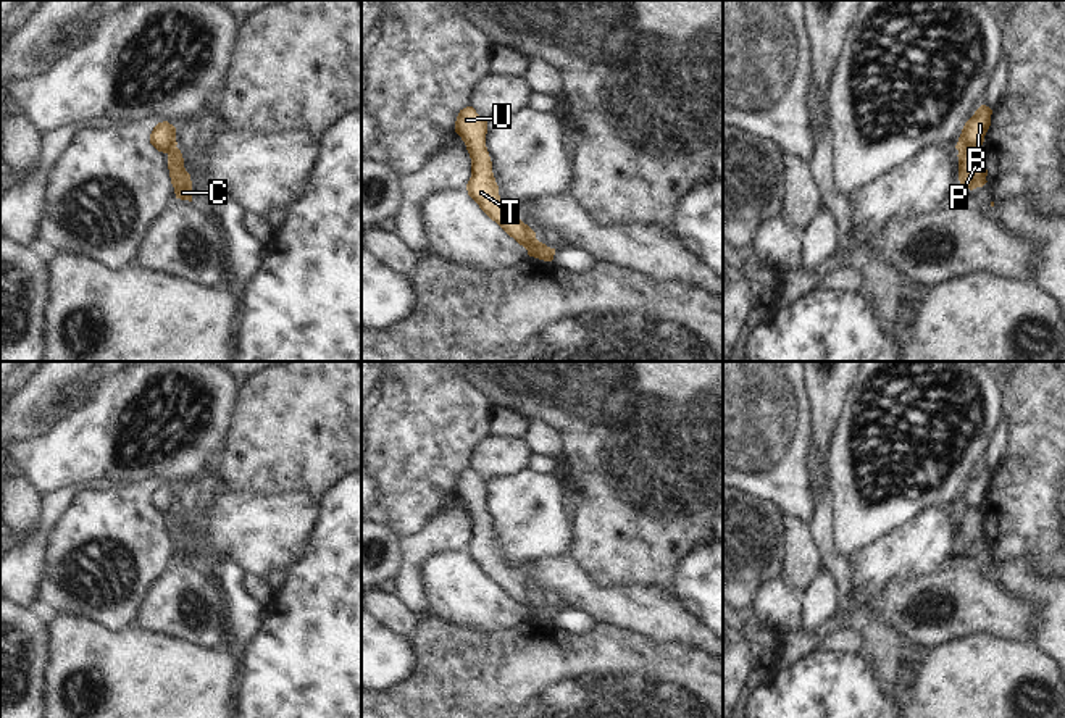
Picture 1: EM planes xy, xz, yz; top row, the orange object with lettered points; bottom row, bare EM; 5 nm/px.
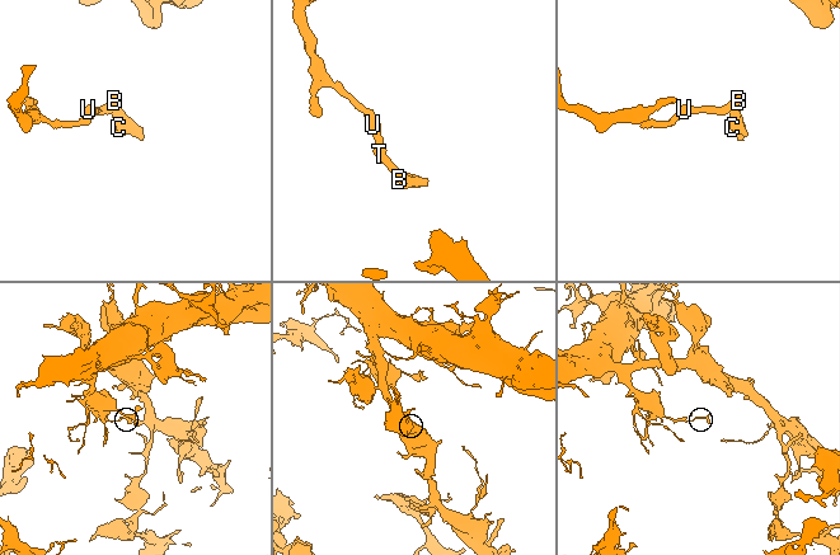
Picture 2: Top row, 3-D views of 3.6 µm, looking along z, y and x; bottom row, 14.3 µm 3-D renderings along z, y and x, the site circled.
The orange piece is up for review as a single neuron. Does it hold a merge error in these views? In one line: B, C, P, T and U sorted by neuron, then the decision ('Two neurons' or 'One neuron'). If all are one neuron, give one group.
Groups: B T U / C P. Two neurons

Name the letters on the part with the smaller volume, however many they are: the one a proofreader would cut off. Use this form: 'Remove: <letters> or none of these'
Remove: C, P

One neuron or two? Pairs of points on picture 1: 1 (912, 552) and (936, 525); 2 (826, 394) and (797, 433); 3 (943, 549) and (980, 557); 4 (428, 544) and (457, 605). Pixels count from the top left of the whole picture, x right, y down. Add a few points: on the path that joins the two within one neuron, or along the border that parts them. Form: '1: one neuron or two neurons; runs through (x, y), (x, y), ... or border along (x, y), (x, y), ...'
1: one neuron; runs through (918, 546), (933, 531)
2: two neurons; border along (806, 378), (814, 439)
3: two neurons; border along (959, 544), (956, 557)
4: two neurons; border along (465, 547), (433, 552), (423, 562), (423, 591)

